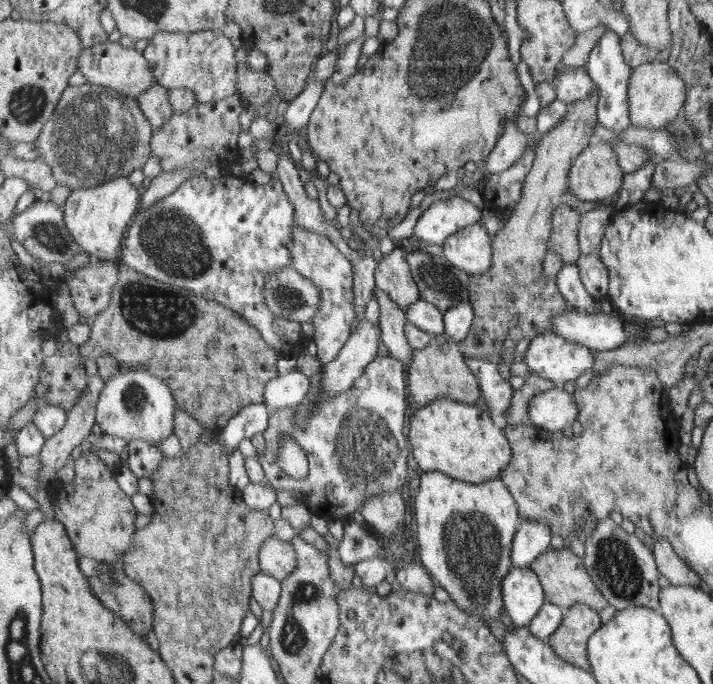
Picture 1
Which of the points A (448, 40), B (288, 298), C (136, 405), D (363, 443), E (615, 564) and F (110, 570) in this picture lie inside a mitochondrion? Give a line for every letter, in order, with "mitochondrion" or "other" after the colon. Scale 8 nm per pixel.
A: mitochondrion
B: mitochondrion
C: mitochondrion
D: mitochondrion
E: mitochondrion
F: other

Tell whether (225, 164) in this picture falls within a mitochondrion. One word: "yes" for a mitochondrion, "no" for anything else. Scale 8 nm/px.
no

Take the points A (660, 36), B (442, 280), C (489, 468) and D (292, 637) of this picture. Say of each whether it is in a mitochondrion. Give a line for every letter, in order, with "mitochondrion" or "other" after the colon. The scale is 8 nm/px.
A: other
B: mitochondrion
C: other
D: mitochondrion

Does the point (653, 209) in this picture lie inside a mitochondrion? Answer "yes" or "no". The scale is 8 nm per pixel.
no

